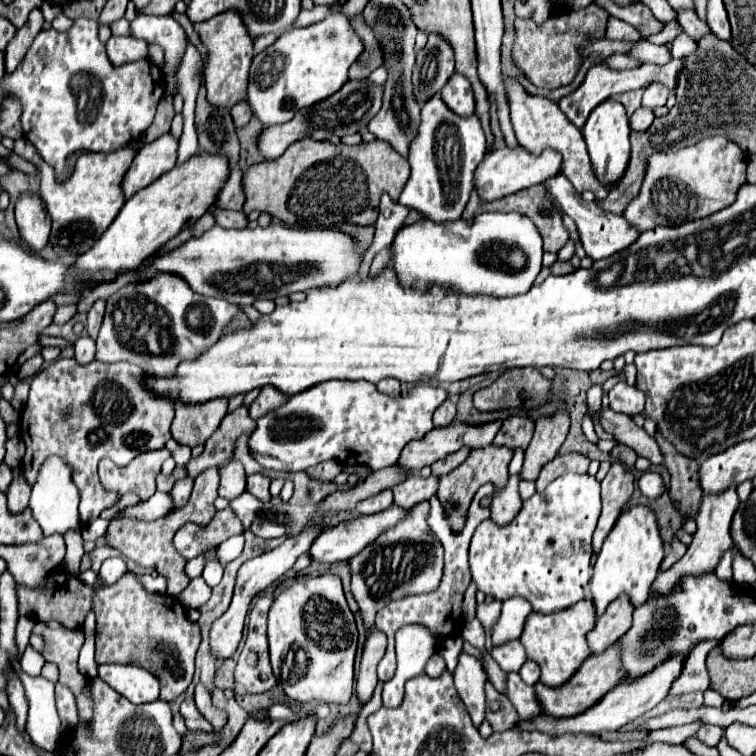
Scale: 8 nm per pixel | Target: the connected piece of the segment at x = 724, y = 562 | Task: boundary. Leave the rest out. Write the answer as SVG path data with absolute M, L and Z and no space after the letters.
M732 548L728 549L728 551L724 552L724 555L722 555L720 563L718 564L718 567L715 570L715 574L718 578L732 582L733 579L733 572L732 572L732 560L735 553Z

